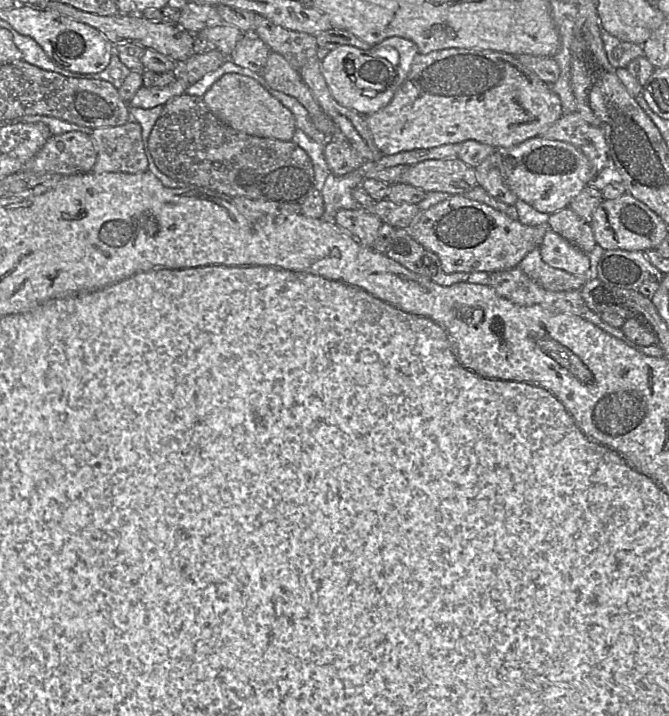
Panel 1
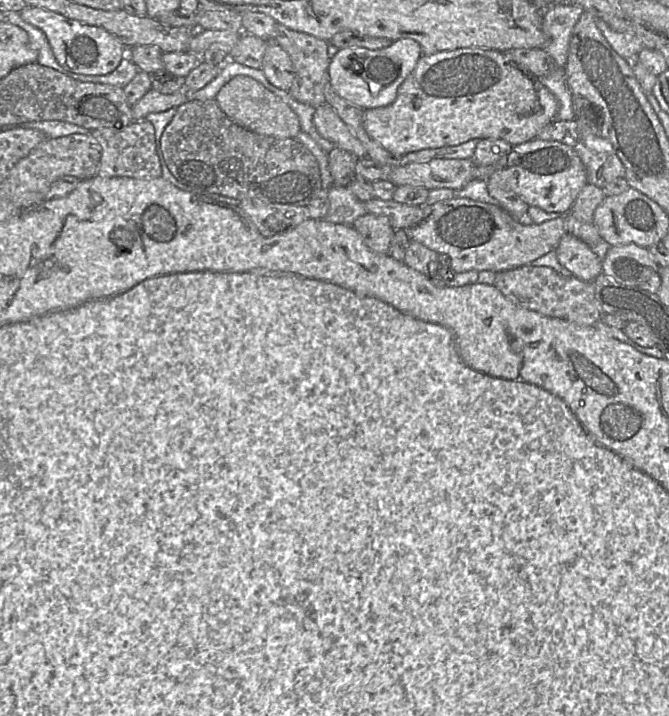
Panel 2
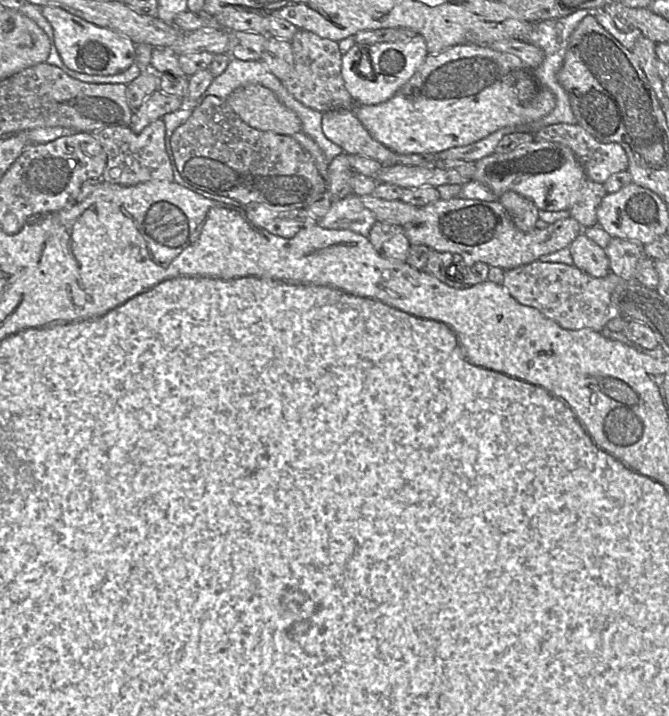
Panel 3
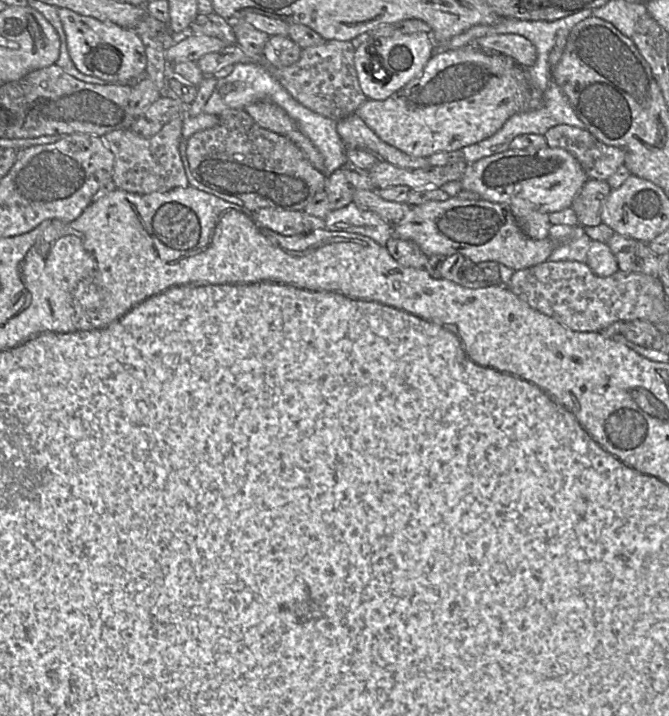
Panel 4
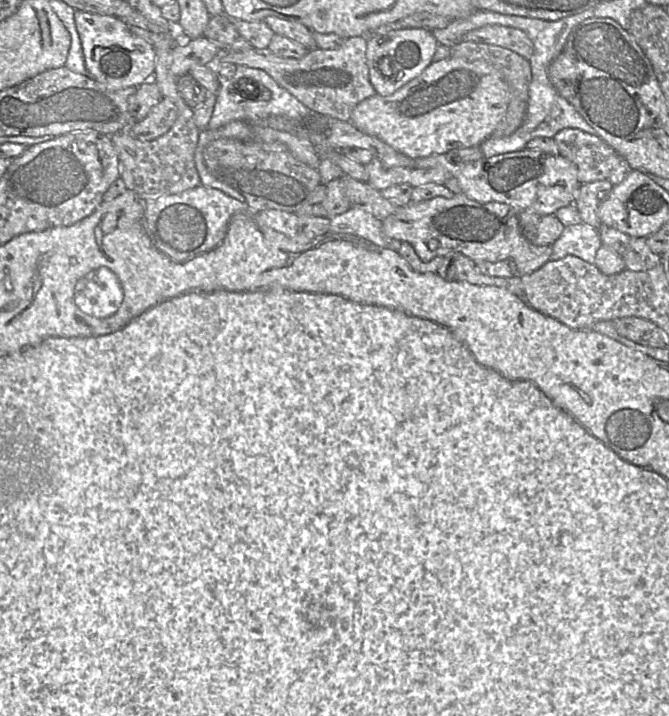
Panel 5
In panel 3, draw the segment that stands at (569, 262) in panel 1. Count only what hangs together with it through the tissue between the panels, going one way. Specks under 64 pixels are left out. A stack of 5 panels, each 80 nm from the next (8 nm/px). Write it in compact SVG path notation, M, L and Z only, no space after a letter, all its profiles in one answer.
M583 233L569 245L573 265L596 278L610 273L609 258L606 250L587 238Z

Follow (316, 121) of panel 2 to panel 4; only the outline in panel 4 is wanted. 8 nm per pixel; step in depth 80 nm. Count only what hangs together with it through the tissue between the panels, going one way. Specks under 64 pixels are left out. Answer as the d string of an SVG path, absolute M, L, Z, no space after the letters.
M355 113L341 119L336 131L348 149L361 149L377 155L400 168L417 169L430 166L427 158L410 156L383 142Z

